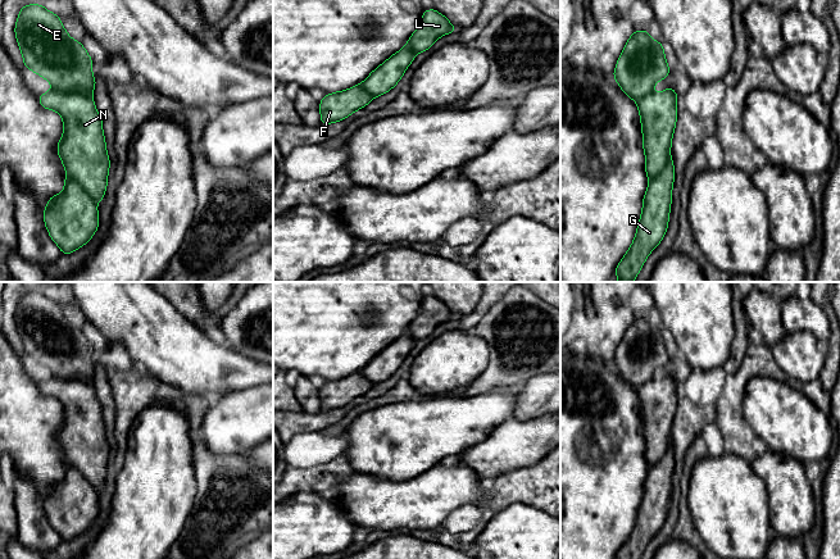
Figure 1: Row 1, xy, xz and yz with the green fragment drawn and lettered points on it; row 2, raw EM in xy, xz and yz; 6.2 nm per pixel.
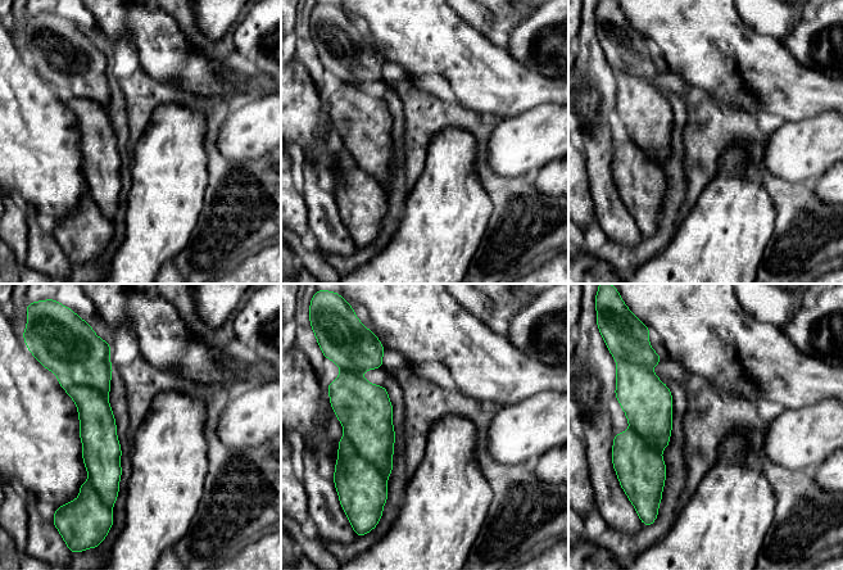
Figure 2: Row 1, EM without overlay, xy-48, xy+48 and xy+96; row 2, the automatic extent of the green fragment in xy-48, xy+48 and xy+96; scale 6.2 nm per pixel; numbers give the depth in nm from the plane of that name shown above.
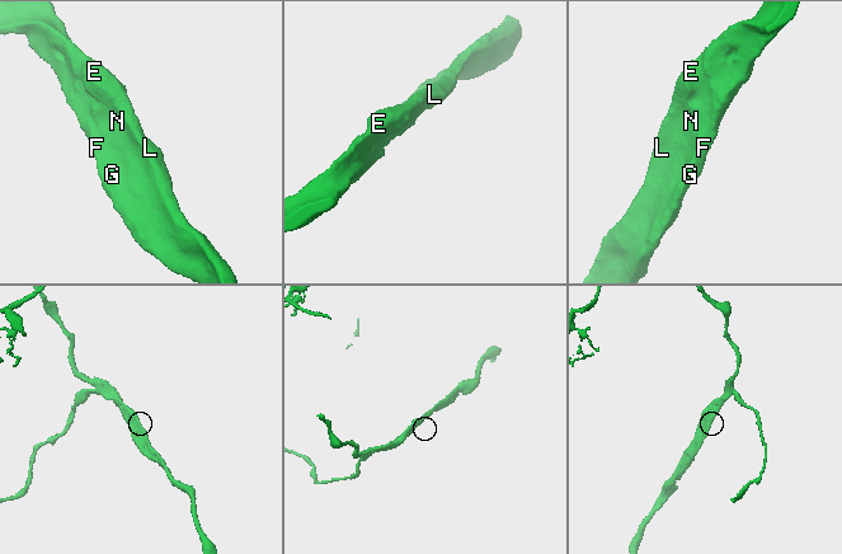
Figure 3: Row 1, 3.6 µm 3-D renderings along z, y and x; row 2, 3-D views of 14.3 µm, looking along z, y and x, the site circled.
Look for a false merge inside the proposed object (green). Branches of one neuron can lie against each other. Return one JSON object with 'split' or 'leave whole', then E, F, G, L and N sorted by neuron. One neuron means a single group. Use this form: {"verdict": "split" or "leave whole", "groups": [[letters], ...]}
{"verdict": "leave whole", "groups": [["E", "F", "G", "L", "N"]]}

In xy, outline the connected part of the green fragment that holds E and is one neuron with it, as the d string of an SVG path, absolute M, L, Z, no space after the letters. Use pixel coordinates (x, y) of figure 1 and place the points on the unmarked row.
M40 291L23 292L14 314L26 356L47 367L51 377L38 383L42 396L55 397L63 405L63 423L56 438L67 459L64 477L51 483L44 496L44 510L62 541L71 541L87 531L99 515L96 491L104 486L110 447L106 440L103 408L92 380L92 346L80 328L65 318L60 304Z

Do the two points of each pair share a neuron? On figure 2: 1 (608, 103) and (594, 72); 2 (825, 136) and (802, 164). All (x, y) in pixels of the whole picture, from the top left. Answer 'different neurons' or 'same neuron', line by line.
1: same neuron
2: same neuron

